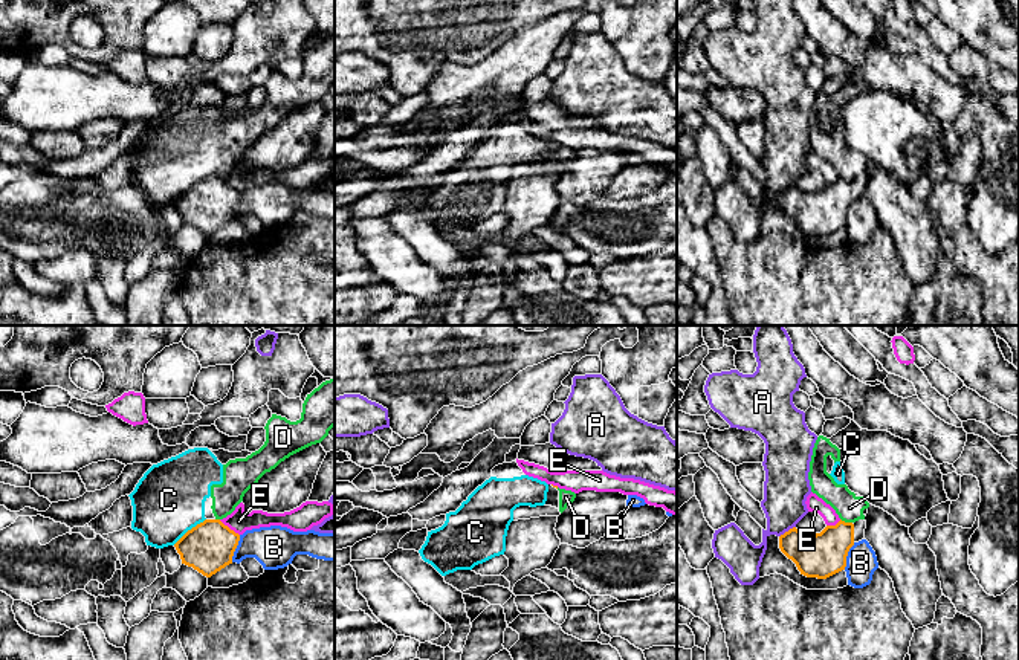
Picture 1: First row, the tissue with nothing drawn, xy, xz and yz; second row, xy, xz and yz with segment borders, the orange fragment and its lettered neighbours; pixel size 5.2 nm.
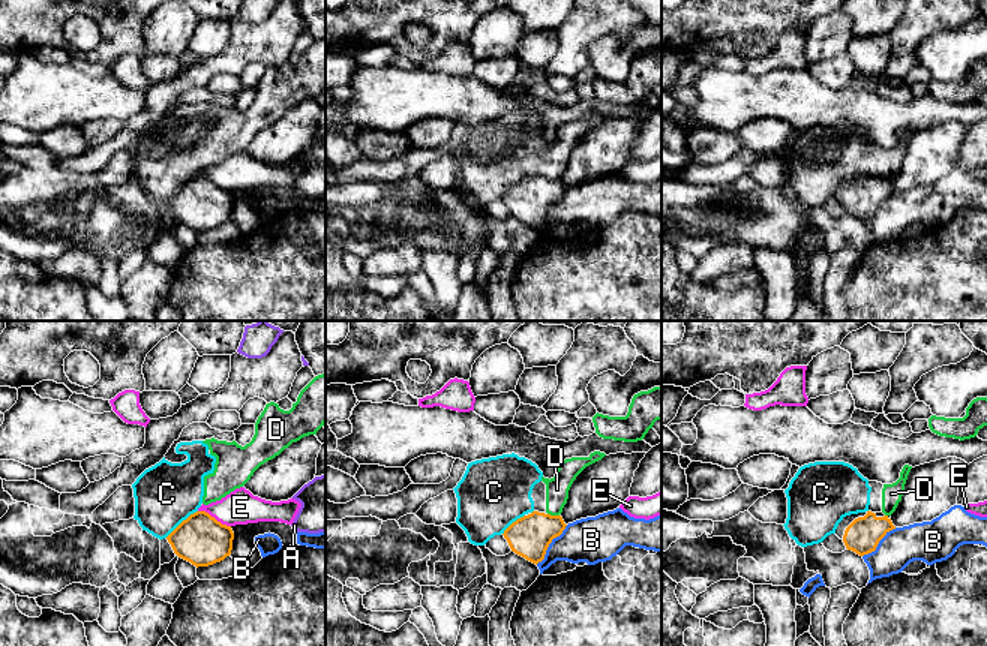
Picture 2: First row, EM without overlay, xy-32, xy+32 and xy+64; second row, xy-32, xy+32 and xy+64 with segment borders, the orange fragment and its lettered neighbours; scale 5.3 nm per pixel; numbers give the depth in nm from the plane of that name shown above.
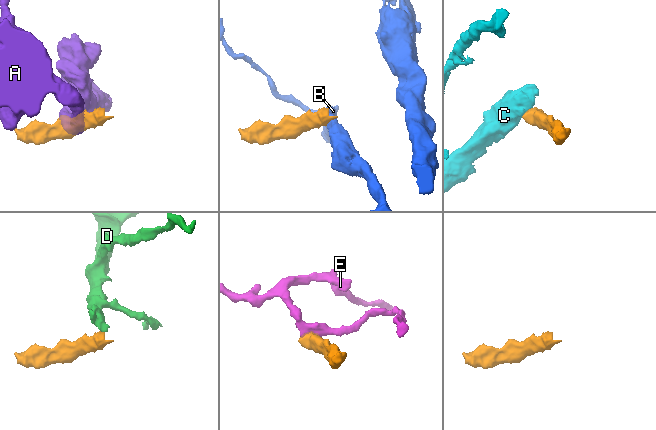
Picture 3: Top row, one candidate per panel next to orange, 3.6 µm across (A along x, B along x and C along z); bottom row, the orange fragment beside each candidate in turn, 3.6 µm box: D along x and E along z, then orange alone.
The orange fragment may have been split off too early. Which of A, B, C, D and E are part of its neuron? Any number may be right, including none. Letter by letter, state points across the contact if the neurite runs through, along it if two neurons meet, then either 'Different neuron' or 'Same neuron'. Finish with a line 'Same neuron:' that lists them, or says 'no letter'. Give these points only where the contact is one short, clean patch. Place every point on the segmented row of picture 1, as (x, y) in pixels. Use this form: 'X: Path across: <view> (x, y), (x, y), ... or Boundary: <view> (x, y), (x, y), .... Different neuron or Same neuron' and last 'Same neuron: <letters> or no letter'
A: Boundary: yz (795, 526), (779, 537). Different neuron
B: Boundary: xy (240, 535), (231, 561). Different neuron
C: Boundary: xy (205, 518), (173, 544). Different neuron
D: Boundary: yz (841, 518), (851, 523). Different neuron
E: Boundary: xy (219, 520), (239, 535). Different neuron
Same neuron: no letter

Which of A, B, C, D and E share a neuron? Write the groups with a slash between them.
A / B / C D / E

